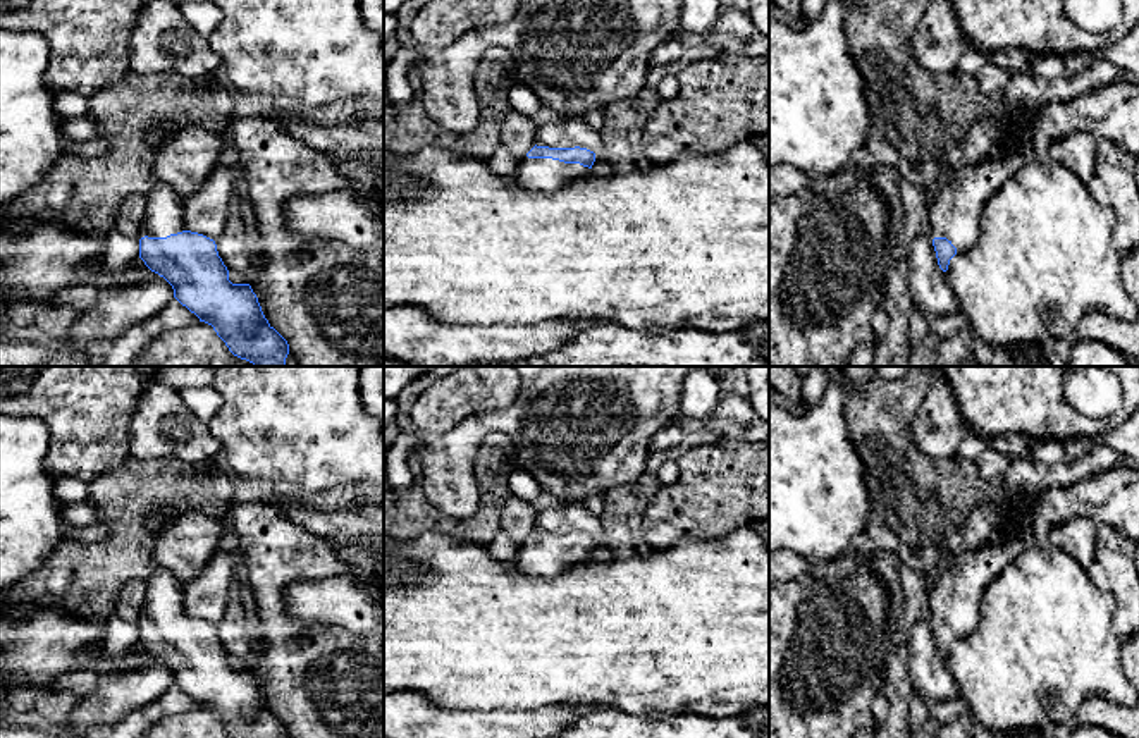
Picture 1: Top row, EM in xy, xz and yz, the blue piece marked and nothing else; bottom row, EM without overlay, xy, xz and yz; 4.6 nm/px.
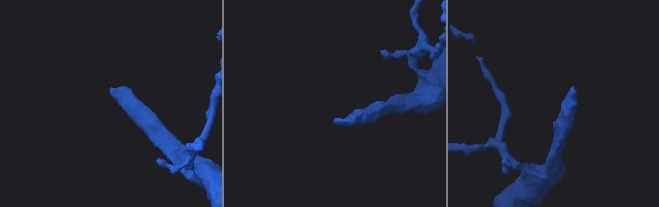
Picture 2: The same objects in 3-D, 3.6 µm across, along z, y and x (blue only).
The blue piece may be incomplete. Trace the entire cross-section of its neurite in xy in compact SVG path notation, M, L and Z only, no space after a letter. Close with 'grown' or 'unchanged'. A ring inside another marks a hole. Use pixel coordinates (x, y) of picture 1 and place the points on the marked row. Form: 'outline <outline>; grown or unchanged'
outline M160 181L146 194L146 210L139 227L139 258L172 286L174 298L182 306L200 322L213 327L234 356L255 366L286 365L289 344L265 318L251 286L229 280L229 270L219 256L215 241L186 229L182 198Z; grown

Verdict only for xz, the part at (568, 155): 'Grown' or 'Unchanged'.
Grown

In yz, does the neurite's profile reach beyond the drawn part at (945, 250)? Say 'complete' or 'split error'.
split error

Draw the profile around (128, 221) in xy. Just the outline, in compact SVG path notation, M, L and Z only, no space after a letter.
M129 194L115 215L115 229L139 243L139 227L146 210L145 194Z

